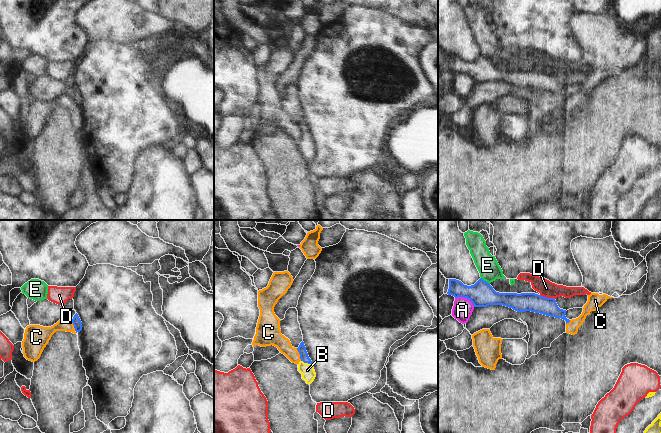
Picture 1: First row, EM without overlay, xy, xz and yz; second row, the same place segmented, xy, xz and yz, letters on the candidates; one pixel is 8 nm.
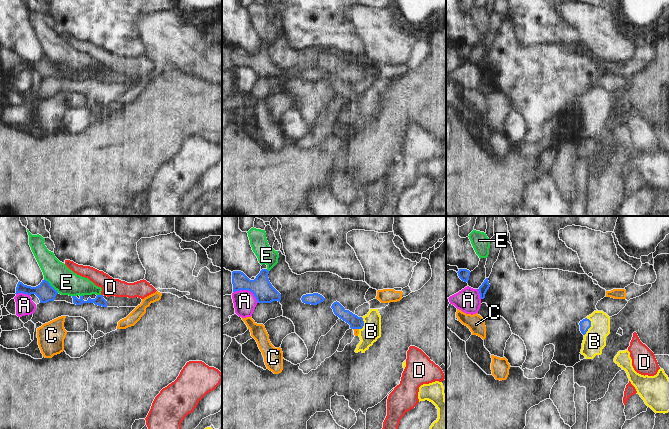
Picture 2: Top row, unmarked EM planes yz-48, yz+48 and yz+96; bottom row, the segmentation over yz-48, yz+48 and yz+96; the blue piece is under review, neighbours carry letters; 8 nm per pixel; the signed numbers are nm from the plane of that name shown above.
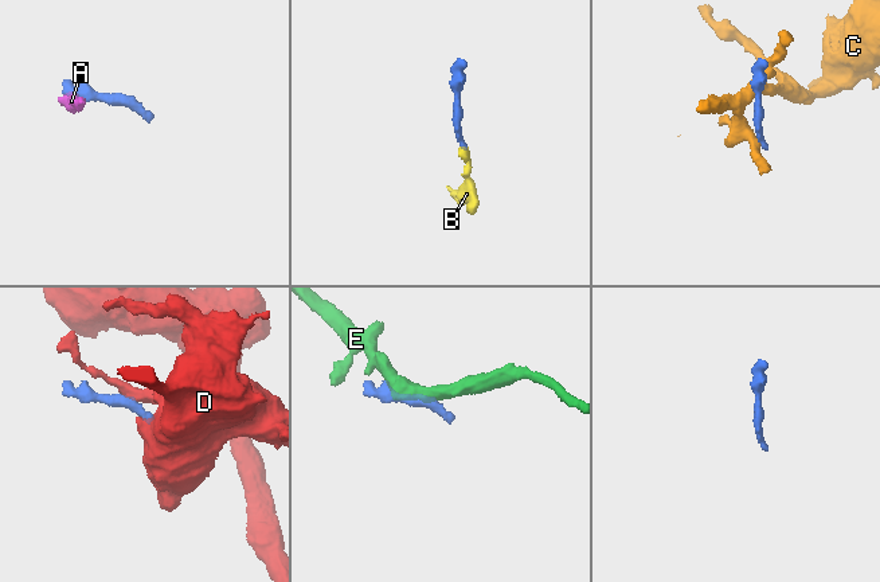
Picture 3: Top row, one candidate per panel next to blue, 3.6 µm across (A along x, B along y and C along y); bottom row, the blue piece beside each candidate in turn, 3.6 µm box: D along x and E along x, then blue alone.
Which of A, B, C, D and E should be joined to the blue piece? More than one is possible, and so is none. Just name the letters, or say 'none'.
B

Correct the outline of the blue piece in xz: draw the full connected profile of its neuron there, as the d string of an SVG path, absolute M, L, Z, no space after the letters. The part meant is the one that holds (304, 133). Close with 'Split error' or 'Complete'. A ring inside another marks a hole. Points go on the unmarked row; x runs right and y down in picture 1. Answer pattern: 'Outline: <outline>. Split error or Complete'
Outline: M302 117L297 124L301 137L298 140L298 147L302 150L302 155L306 157L307 160L311 160L315 153L316 149L314 146L314 141L312 140L311 135L308 132L304 118Z. Split error

